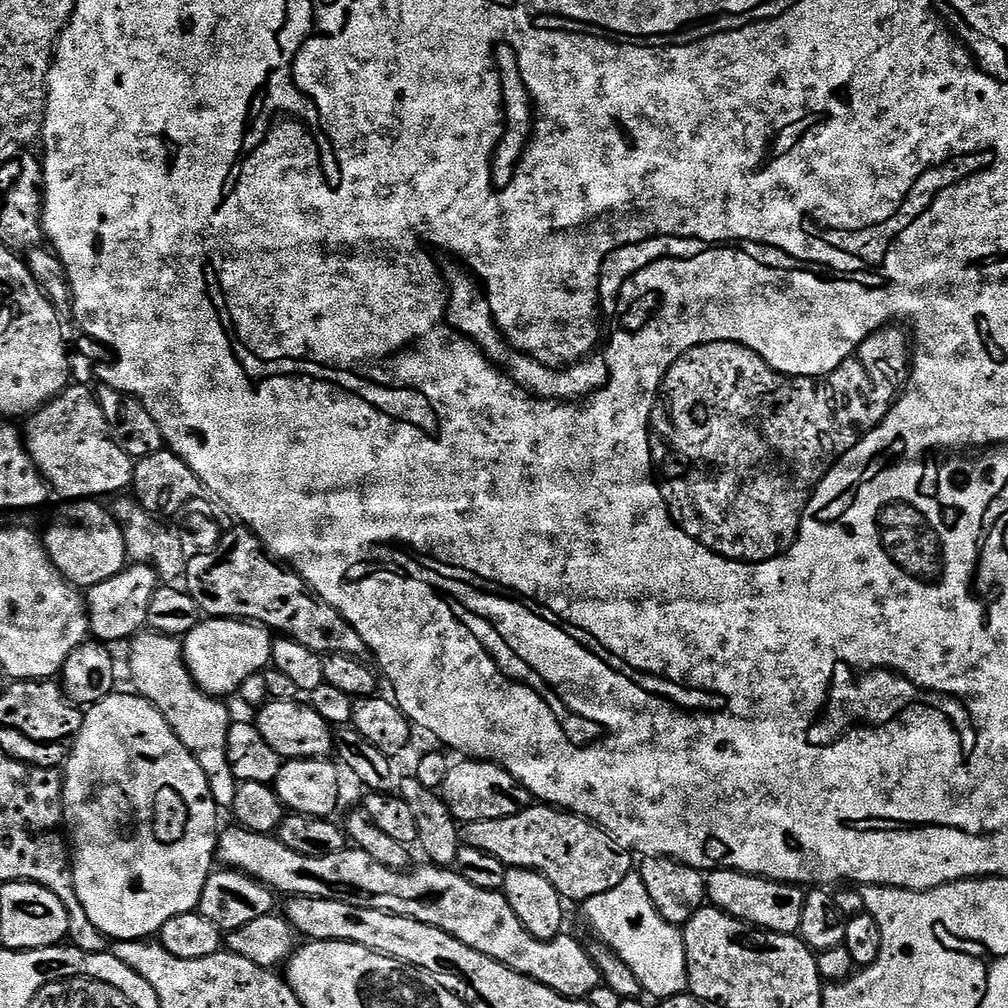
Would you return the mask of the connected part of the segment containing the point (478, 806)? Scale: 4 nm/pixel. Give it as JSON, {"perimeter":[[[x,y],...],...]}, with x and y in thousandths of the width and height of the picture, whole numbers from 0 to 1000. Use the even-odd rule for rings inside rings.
{"perimeter":[[[460,752],[457,755],[457,758],[449,757],[445,761],[438,783],[442,800],[453,815],[465,817],[486,812],[506,812],[506,808],[514,808],[519,802],[529,801],[530,791],[496,759],[487,754],[471,752]]]}

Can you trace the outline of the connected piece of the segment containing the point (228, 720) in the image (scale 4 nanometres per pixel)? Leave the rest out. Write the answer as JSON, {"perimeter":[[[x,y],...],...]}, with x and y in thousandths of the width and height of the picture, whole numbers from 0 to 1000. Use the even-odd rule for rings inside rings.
{"perimeter":[[[143,625],[130,636],[129,642],[131,648],[127,651],[127,663],[131,666],[130,682],[163,709],[165,716],[169,716],[169,724],[177,728],[177,736],[181,736],[181,740],[192,748],[196,760],[200,760],[204,768],[204,776],[208,776],[208,788],[215,803],[229,803],[236,775],[228,764],[224,748],[224,732],[232,717],[232,711],[222,699],[225,697],[213,690],[206,690],[190,675],[178,634],[164,631],[161,627]]]}

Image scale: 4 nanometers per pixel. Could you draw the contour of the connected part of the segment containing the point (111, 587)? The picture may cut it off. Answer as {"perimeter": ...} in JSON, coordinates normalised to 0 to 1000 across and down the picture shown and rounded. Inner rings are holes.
{"perimeter":[[[128,559],[113,573],[105,573],[105,577],[86,584],[85,610],[90,630],[99,637],[130,636],[147,618],[149,593],[156,582],[157,572],[152,563],[144,560]]]}

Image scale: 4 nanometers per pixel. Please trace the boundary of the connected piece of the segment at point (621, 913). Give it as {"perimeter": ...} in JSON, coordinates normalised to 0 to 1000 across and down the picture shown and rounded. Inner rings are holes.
{"perimeter":[[[633,867],[622,869],[609,883],[601,883],[601,887],[589,887],[589,891],[578,894],[579,909],[583,917],[599,933],[602,939],[612,945],[629,966],[635,971],[638,983],[650,990],[674,988],[684,983],[683,978],[683,943],[679,938],[678,924],[664,915],[649,899],[649,891],[645,891],[645,883],[641,883],[641,875]]]}

